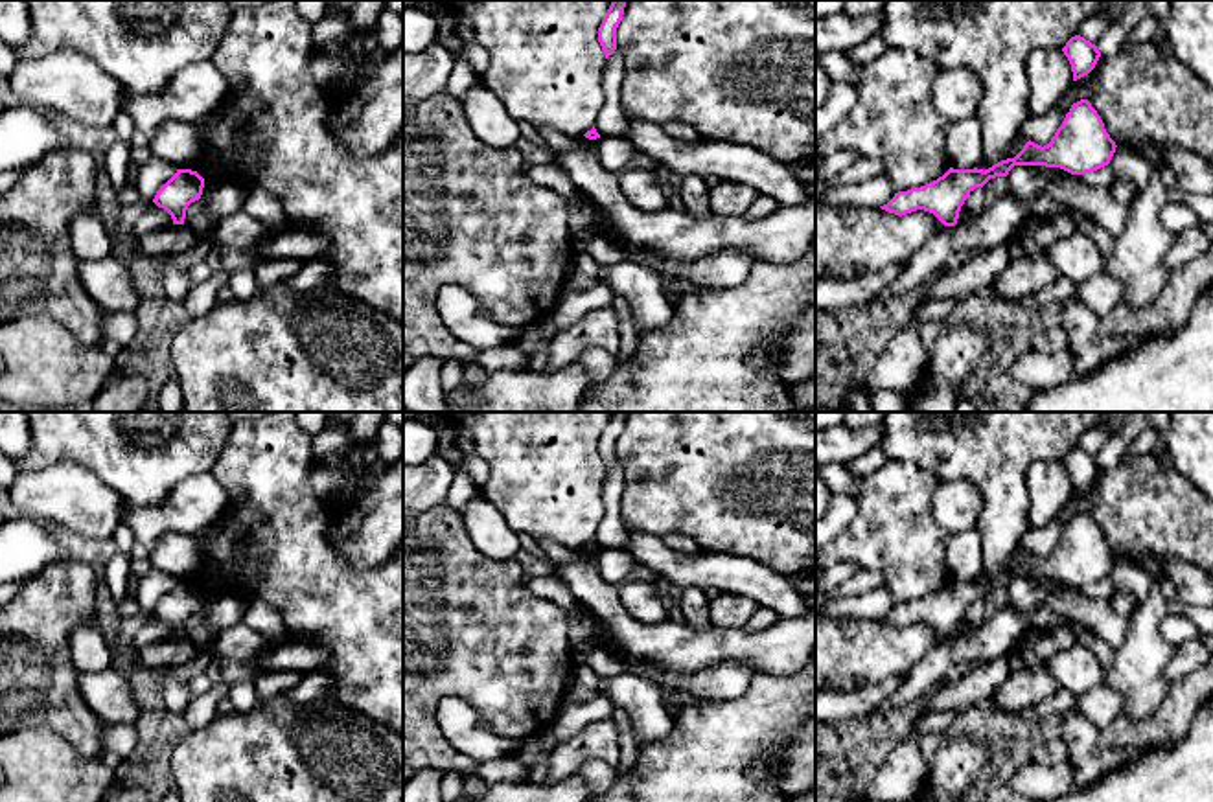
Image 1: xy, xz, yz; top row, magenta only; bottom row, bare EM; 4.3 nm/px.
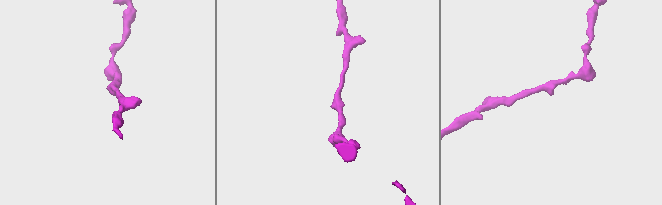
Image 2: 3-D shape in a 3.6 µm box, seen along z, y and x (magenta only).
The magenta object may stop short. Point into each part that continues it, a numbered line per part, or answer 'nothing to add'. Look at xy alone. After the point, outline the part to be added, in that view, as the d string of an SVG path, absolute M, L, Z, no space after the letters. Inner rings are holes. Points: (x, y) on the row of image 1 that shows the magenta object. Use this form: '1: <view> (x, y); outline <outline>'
nothing to add

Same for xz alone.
nothing to add

